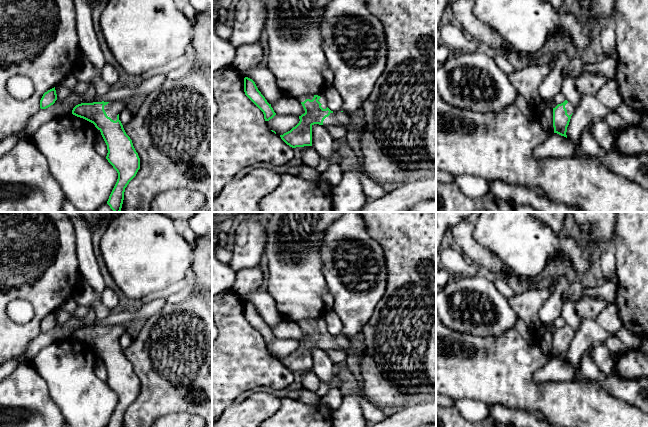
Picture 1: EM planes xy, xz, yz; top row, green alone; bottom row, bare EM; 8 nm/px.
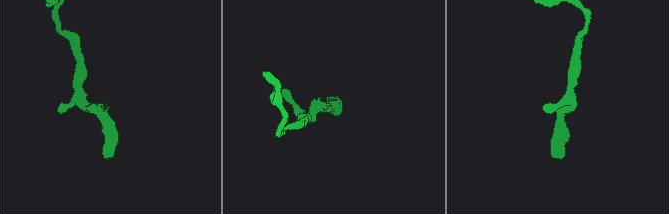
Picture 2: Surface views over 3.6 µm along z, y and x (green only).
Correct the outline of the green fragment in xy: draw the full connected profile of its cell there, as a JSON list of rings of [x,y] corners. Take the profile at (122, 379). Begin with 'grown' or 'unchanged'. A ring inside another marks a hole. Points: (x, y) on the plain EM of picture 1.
grown | [[[127,325],[93,326],[76,329],[72,338],[95,349],[107,369],[106,383],[118,397],[107,427],[123,427],[125,412],[140,393],[140,382],[126,358],[119,337]]]

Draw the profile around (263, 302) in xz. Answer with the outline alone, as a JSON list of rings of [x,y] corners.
[[[259,288],[251,291],[246,298],[246,301],[252,303],[258,314],[265,321],[269,328],[272,328],[282,321],[281,316],[274,306],[272,297],[266,290]]]

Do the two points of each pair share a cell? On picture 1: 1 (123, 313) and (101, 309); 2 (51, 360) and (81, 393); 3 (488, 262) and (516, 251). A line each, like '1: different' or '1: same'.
1: different
2: same
3: different

